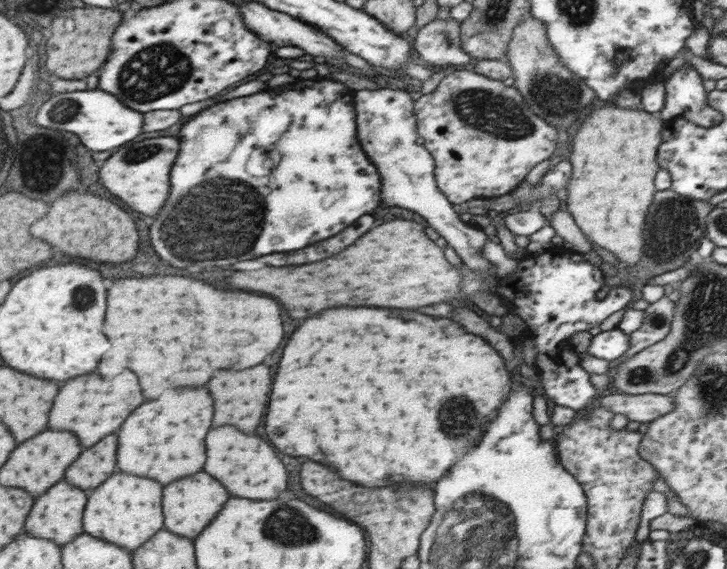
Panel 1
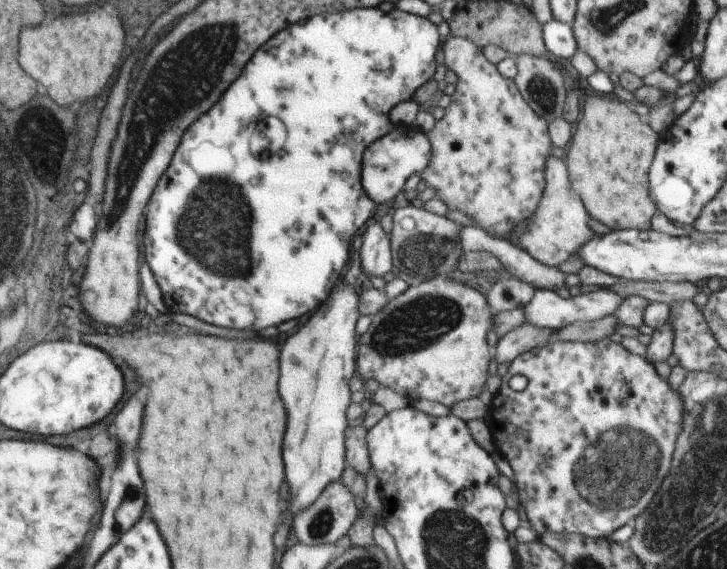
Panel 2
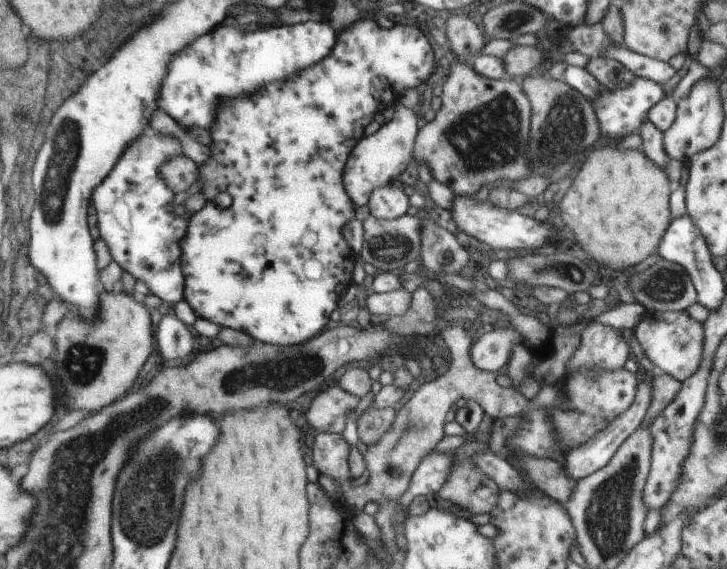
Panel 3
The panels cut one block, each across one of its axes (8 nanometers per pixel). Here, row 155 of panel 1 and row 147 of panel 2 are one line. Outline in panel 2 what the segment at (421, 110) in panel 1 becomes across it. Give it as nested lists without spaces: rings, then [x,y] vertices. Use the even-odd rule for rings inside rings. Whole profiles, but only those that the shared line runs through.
[[[448,36],[443,39],[442,48],[444,52],[444,64],[456,73],[458,82],[455,84],[456,90],[451,96],[451,103],[445,108],[444,117],[441,120],[437,120],[432,130],[427,133],[428,140],[430,140],[432,146],[432,156],[430,157],[428,166],[424,168],[424,172],[421,174],[422,180],[424,180],[427,186],[432,186],[432,188],[436,190],[435,198],[442,200],[442,202],[448,206],[448,210],[460,210],[462,214],[466,214],[468,218],[472,218],[472,222],[477,224],[481,229],[484,229],[487,233],[491,233],[496,237],[507,238],[508,234],[512,232],[512,228],[523,226],[529,217],[536,212],[538,203],[542,198],[546,186],[546,160],[548,160],[550,152],[554,151],[552,140],[550,140],[548,132],[548,122],[545,118],[538,116],[538,114],[526,104],[514,79],[508,80],[504,78],[504,76],[498,72],[497,65],[488,62],[483,51],[473,42],[466,40],[466,38]]]

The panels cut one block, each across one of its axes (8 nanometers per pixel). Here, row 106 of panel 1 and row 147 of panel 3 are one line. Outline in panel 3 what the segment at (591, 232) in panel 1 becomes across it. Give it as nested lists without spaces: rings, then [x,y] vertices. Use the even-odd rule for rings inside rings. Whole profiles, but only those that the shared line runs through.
[[[617,146],[592,148],[565,193],[559,209],[563,226],[571,235],[571,240],[581,246],[590,260],[602,266],[603,273],[608,276],[630,269],[630,266],[636,266],[656,253],[673,220],[670,209],[673,185],[666,170],[654,164],[639,148],[620,150]]]

